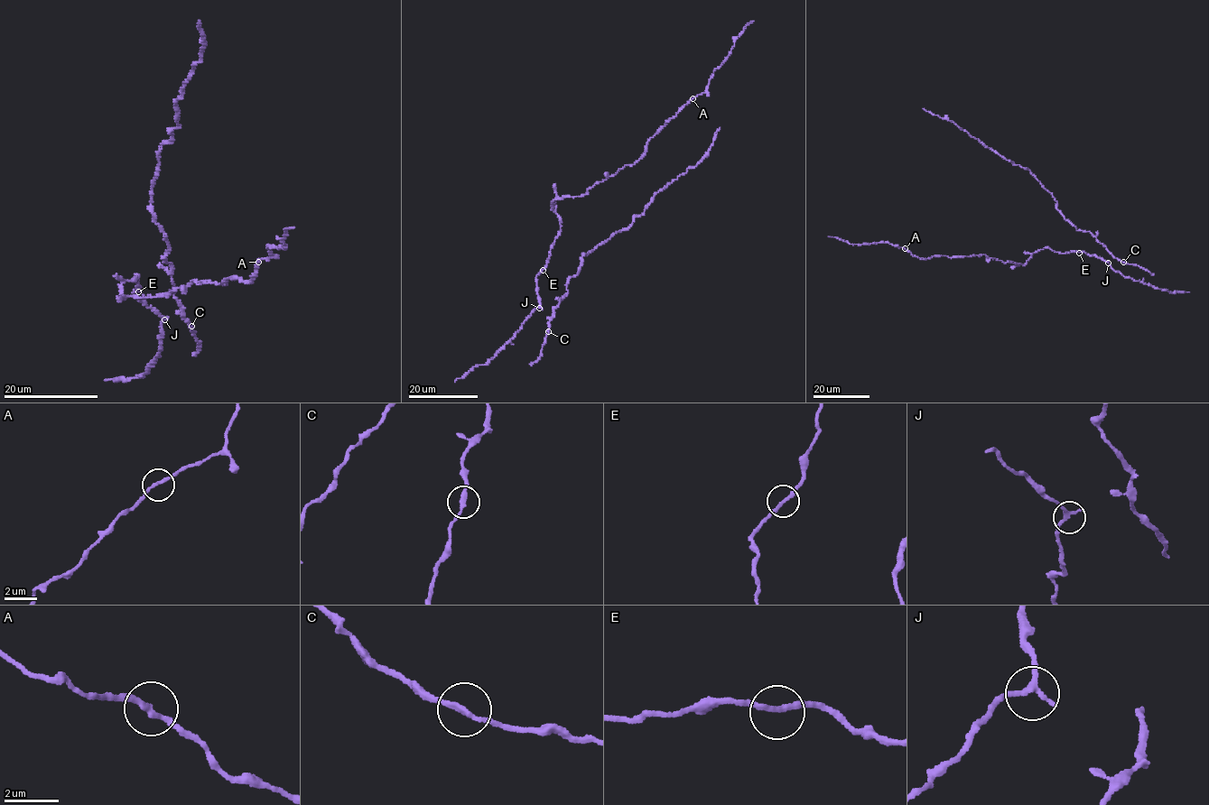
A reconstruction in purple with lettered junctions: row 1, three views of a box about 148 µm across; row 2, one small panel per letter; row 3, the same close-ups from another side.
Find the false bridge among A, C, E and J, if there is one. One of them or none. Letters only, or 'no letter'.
no letter

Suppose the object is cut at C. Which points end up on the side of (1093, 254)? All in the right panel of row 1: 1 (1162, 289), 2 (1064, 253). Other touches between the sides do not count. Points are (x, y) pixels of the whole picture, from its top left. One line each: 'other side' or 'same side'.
1: same side
2: same side

